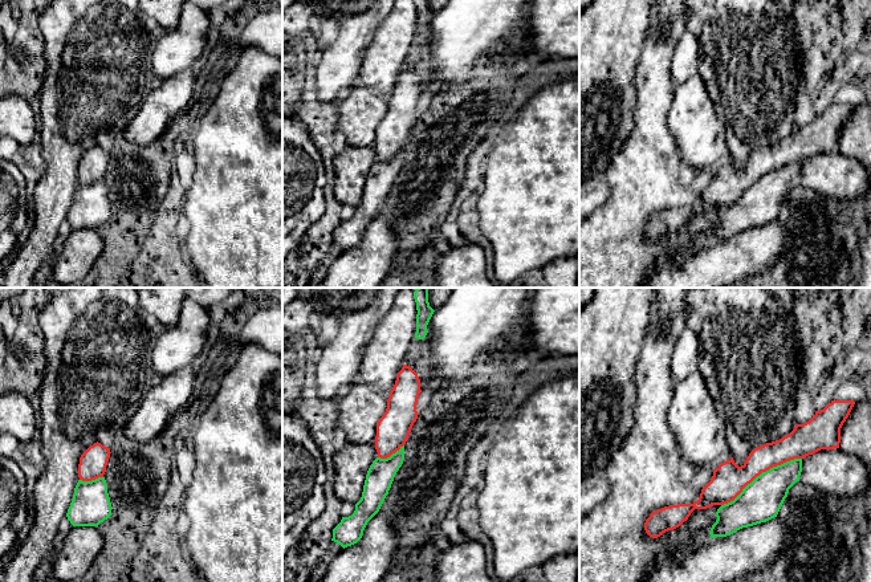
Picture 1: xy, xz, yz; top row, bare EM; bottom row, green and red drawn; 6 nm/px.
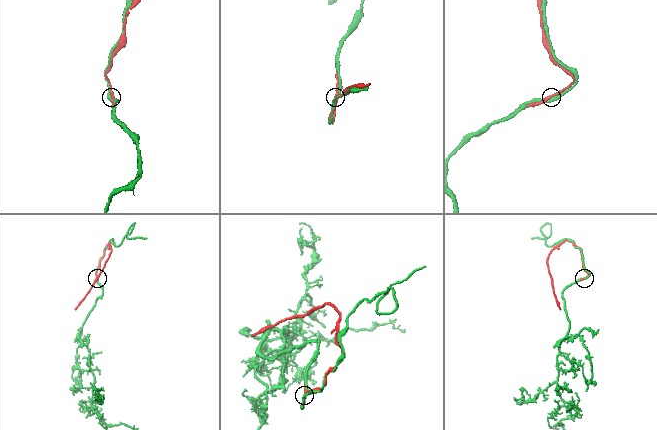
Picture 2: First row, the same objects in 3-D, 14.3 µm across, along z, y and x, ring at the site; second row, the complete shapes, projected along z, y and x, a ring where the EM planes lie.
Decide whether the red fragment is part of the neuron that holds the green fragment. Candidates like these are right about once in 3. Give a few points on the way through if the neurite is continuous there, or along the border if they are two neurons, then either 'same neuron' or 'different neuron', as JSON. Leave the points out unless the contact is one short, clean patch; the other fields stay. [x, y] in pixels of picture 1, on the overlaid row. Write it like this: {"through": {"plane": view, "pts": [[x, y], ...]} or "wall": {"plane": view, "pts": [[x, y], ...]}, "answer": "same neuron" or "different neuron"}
{"answer": "same neuron"}

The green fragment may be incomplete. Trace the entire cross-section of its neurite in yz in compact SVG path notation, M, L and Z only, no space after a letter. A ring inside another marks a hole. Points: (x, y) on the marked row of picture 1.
M834 399L789 435L754 448L741 467L733 457L721 463L697 501L652 512L644 522L646 533L658 538L679 528L695 509L713 505L720 508L711 538L726 537L777 517L789 489L799 481L802 459L821 449L839 448L841 428L854 404L854 400Z

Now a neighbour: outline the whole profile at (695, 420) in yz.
M699 371L673 384L667 419L684 463L711 465L728 452L723 418Z

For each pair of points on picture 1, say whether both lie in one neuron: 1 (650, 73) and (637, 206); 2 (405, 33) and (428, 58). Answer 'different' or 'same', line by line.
1: same
2: different

